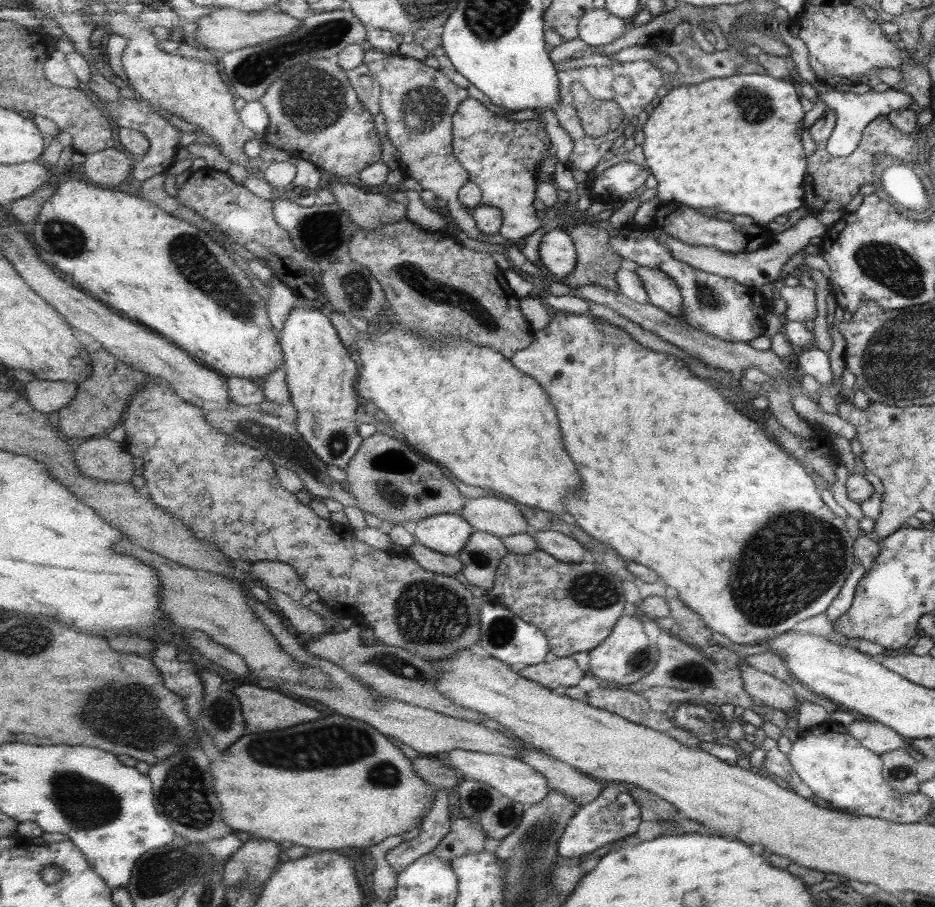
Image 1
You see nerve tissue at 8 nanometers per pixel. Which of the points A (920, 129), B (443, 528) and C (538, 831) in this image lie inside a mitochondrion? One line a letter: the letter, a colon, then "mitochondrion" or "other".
A: other
B: other
C: mitochondrion

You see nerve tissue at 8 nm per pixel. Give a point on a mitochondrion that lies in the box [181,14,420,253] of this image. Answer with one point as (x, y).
(312, 98)

